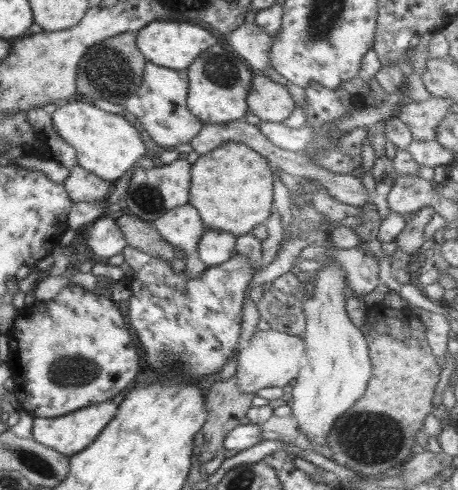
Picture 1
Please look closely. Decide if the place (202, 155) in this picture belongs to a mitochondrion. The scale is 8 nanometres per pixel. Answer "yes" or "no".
no

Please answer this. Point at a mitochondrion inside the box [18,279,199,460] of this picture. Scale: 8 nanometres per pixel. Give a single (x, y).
(75, 371)

